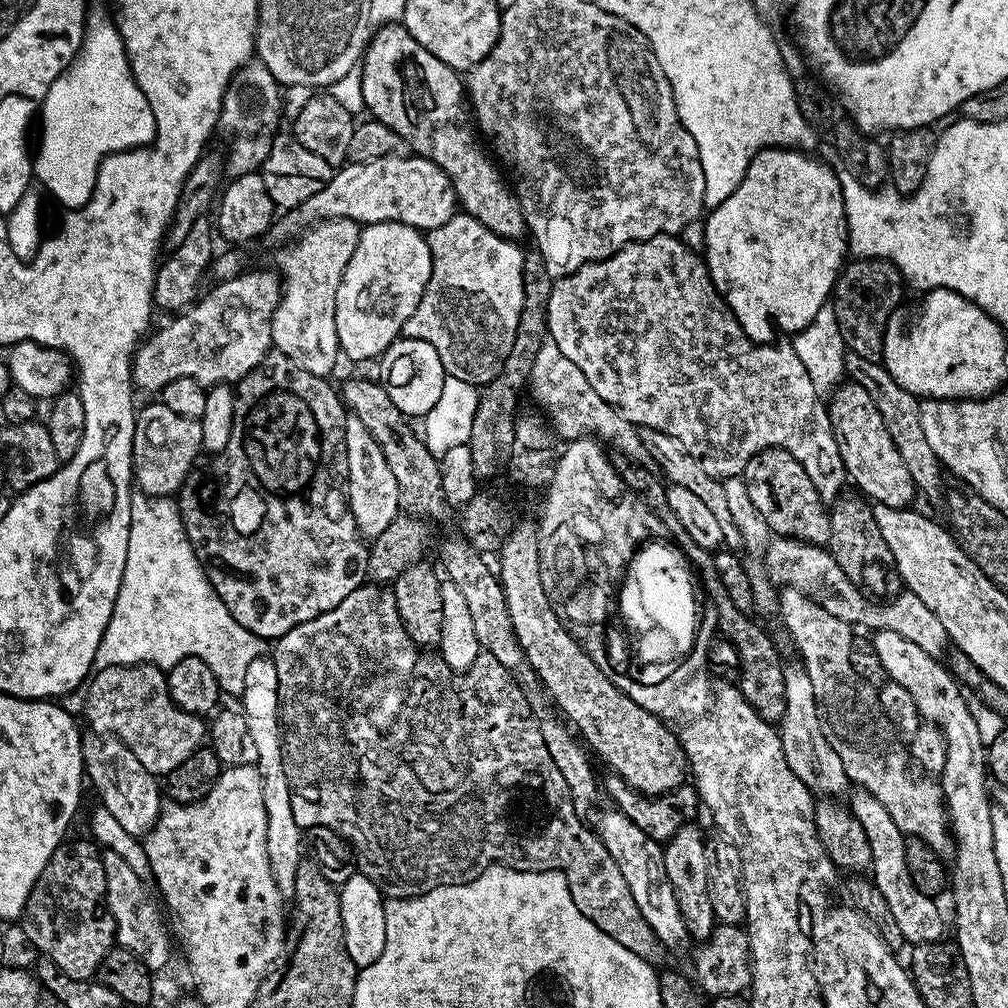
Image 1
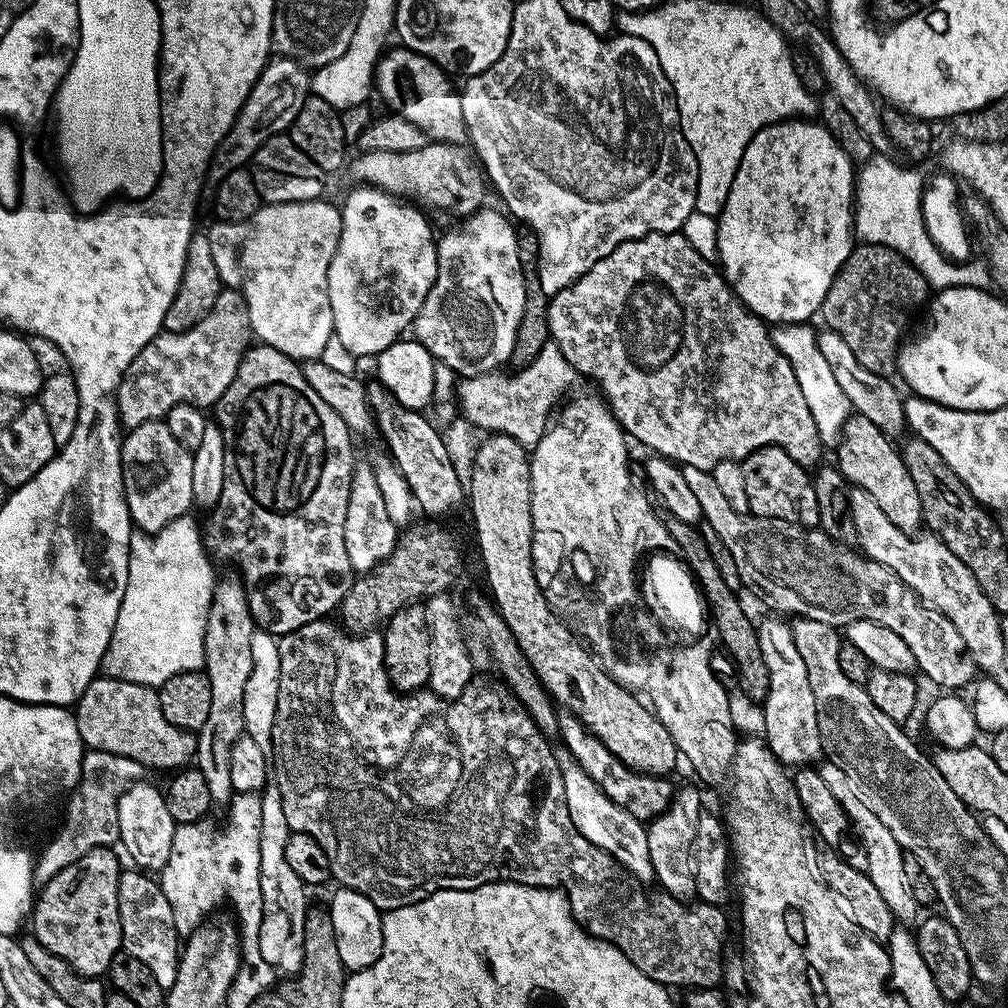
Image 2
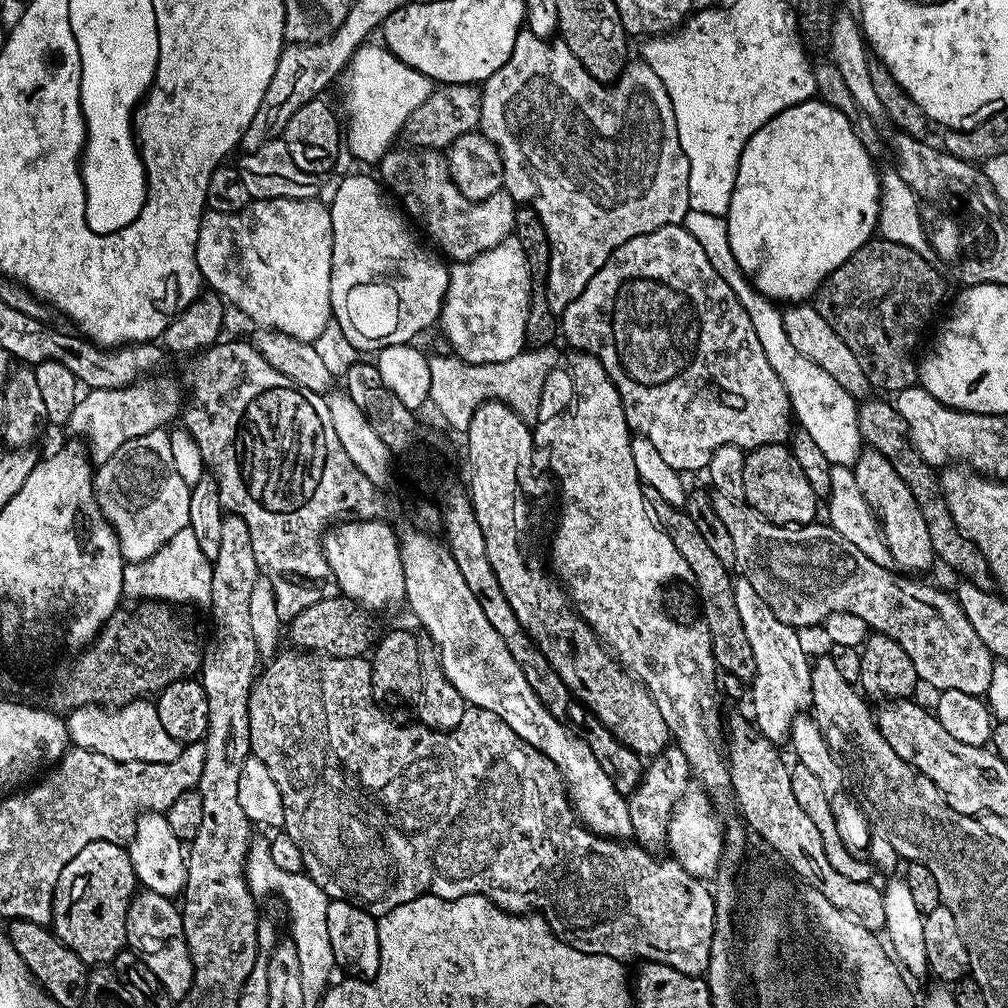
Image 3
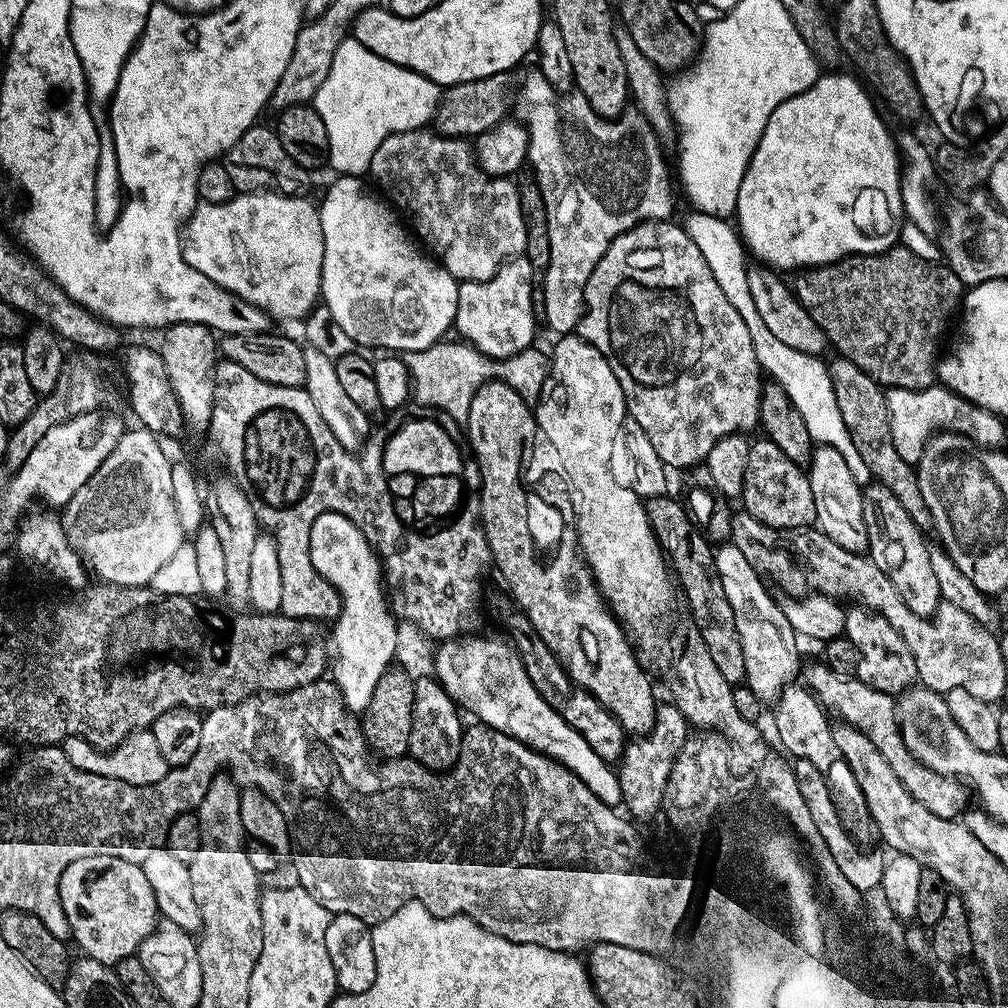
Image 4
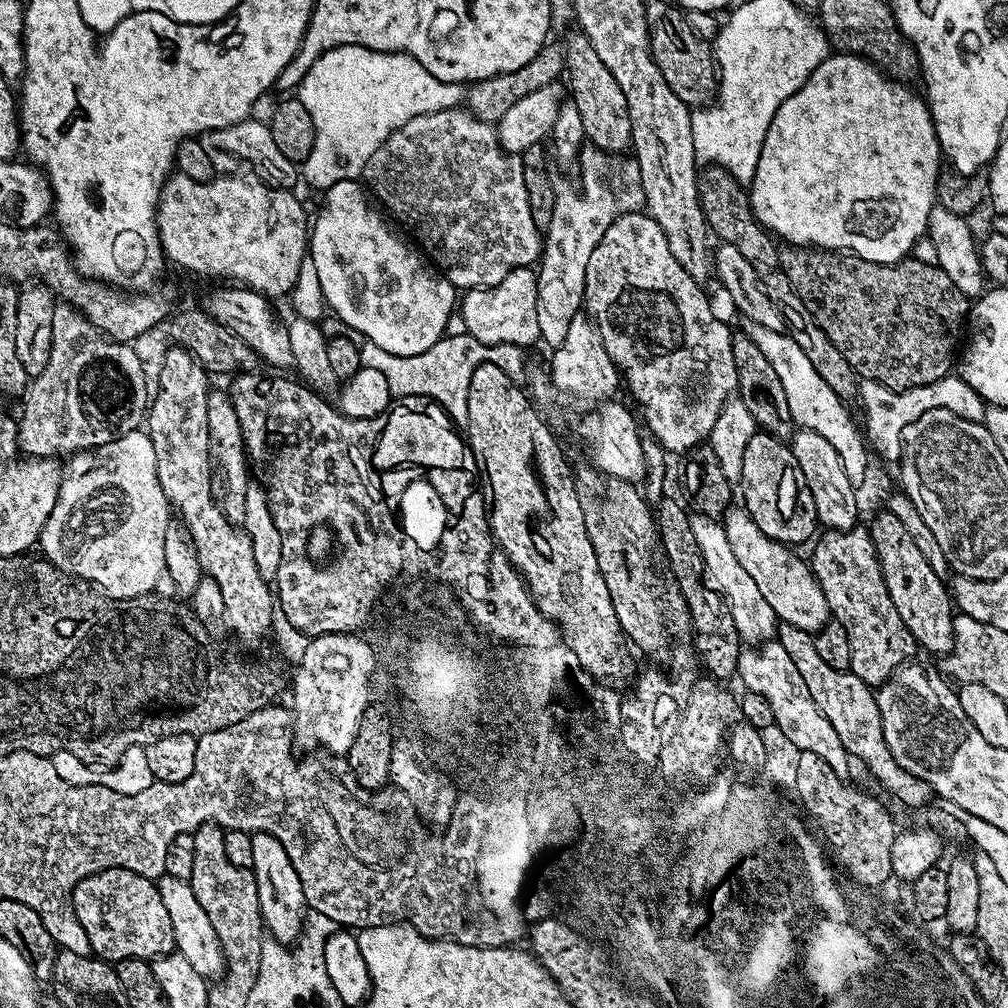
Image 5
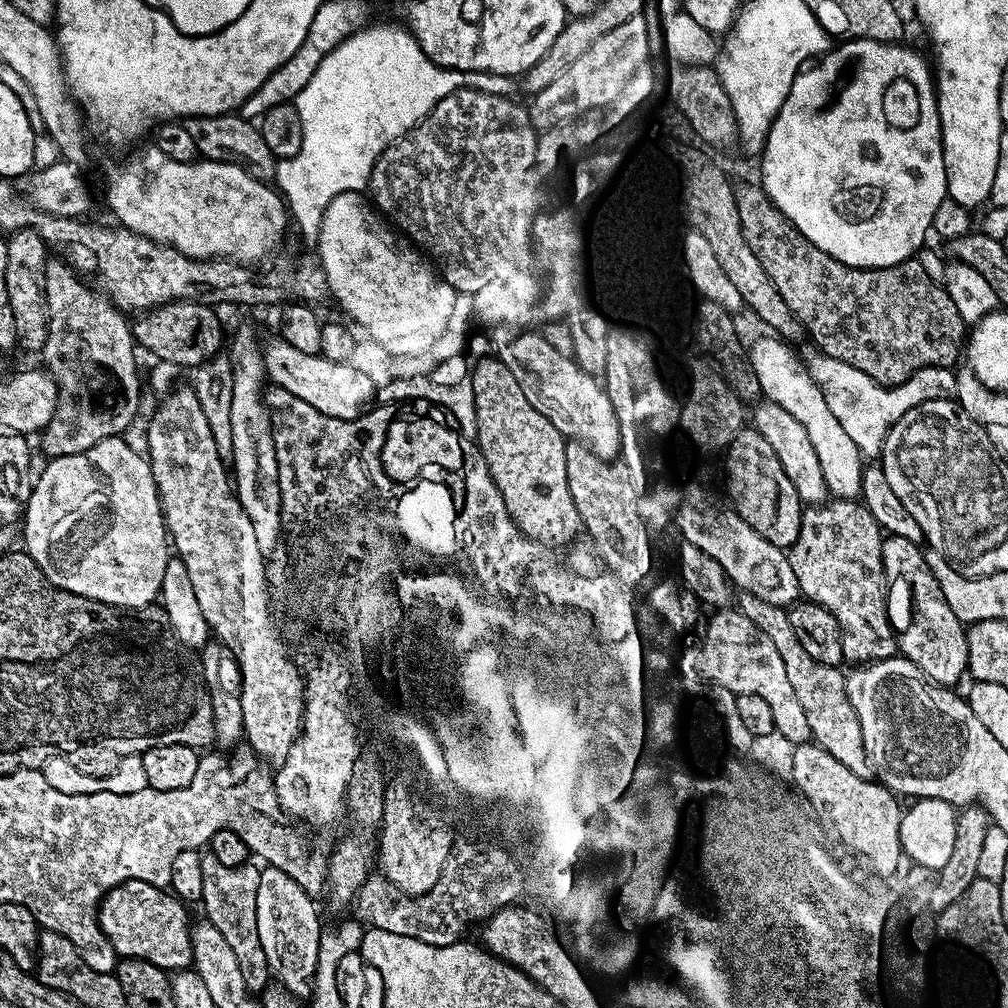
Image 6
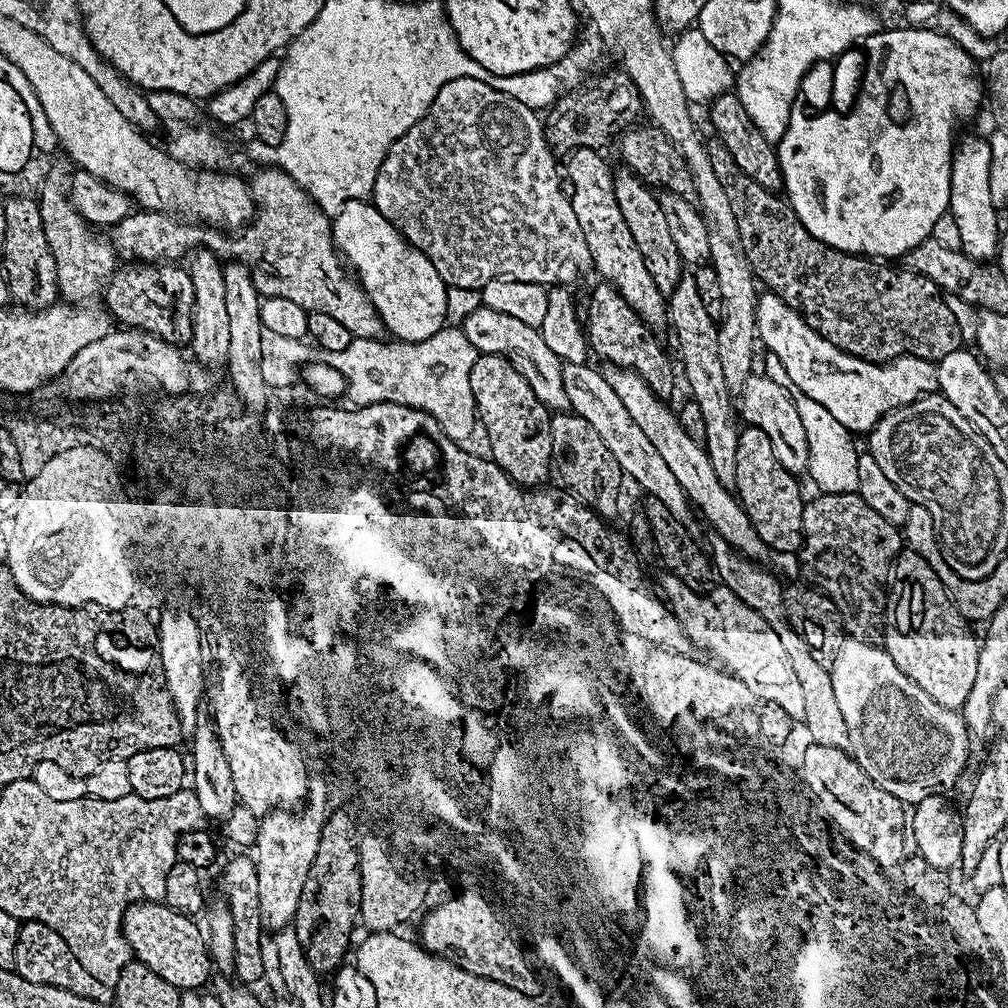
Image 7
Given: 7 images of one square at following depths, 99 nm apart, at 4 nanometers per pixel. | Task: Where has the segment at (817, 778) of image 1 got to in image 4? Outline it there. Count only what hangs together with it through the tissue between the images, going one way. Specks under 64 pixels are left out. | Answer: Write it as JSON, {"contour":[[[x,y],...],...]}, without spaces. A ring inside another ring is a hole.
{"contour":[[[721,544],[715,553],[718,578],[722,582],[722,590],[726,590],[726,598],[730,598],[738,638],[742,638],[742,654],[746,654],[746,684],[763,702],[775,702],[795,681],[792,679],[802,668],[800,656],[796,653],[797,632],[787,621],[777,597],[772,597],[764,589],[766,584],[762,576],[750,566],[746,554],[742,554],[736,544]]]}

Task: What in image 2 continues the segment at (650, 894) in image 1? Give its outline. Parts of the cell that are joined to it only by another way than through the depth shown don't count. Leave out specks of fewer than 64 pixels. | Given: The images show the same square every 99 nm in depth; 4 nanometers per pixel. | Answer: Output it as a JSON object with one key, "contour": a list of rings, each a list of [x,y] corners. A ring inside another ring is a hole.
{"contour":[[[564,754],[559,757],[559,761],[566,802],[576,829],[594,846],[606,850],[606,854],[614,857],[635,880],[651,881],[654,877],[654,866],[650,860],[647,827],[638,818],[626,814],[622,806],[610,802],[610,798],[606,798],[606,794],[594,783],[590,774],[582,770],[575,758]]]}

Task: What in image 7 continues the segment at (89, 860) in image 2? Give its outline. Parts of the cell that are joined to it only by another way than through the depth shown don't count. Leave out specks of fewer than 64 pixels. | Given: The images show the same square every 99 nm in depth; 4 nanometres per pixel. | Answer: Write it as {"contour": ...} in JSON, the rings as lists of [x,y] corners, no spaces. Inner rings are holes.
{"contour":[[[155,900],[129,904],[124,911],[124,937],[135,959],[142,961],[154,974],[166,978],[170,986],[181,990],[200,990],[214,972],[205,933],[190,916],[176,912],[170,905]]]}

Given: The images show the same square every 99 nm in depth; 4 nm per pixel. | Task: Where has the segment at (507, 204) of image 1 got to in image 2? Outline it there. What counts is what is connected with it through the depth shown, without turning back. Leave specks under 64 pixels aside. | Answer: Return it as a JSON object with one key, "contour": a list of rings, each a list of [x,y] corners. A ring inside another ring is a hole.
{"contour":[[[396,46],[393,52],[385,51],[375,69],[374,88],[388,103],[389,113],[401,116],[406,122],[418,126],[429,141],[460,146],[467,141],[468,131],[462,118],[459,91],[450,81],[449,73],[432,60],[419,56],[409,48]]]}

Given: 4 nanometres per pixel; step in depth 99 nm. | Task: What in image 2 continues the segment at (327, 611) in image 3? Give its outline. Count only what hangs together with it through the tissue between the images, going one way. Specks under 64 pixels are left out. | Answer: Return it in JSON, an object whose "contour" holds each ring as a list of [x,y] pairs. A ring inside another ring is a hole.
{"contour":[[[425,521],[415,523],[399,537],[387,561],[353,581],[351,590],[338,609],[339,615],[342,614],[345,619],[343,627],[349,633],[365,635],[375,631],[405,606],[429,596],[447,593],[451,589],[464,564],[462,552],[455,538],[438,525],[441,523]]]}

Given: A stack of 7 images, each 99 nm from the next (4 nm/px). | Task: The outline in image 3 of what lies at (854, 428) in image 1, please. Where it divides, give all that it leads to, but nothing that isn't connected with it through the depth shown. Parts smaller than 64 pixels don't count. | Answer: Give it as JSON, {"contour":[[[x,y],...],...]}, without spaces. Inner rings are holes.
{"contour":[[[868,446],[861,451],[852,473],[854,478],[858,478],[858,490],[862,490],[865,502],[872,507],[876,519],[880,521],[880,531],[892,555],[892,564],[908,574],[926,571],[934,563],[927,522],[914,494],[910,494],[910,488],[899,477],[898,470],[894,470],[894,466],[890,466],[890,462],[886,462],[878,450]]]}

